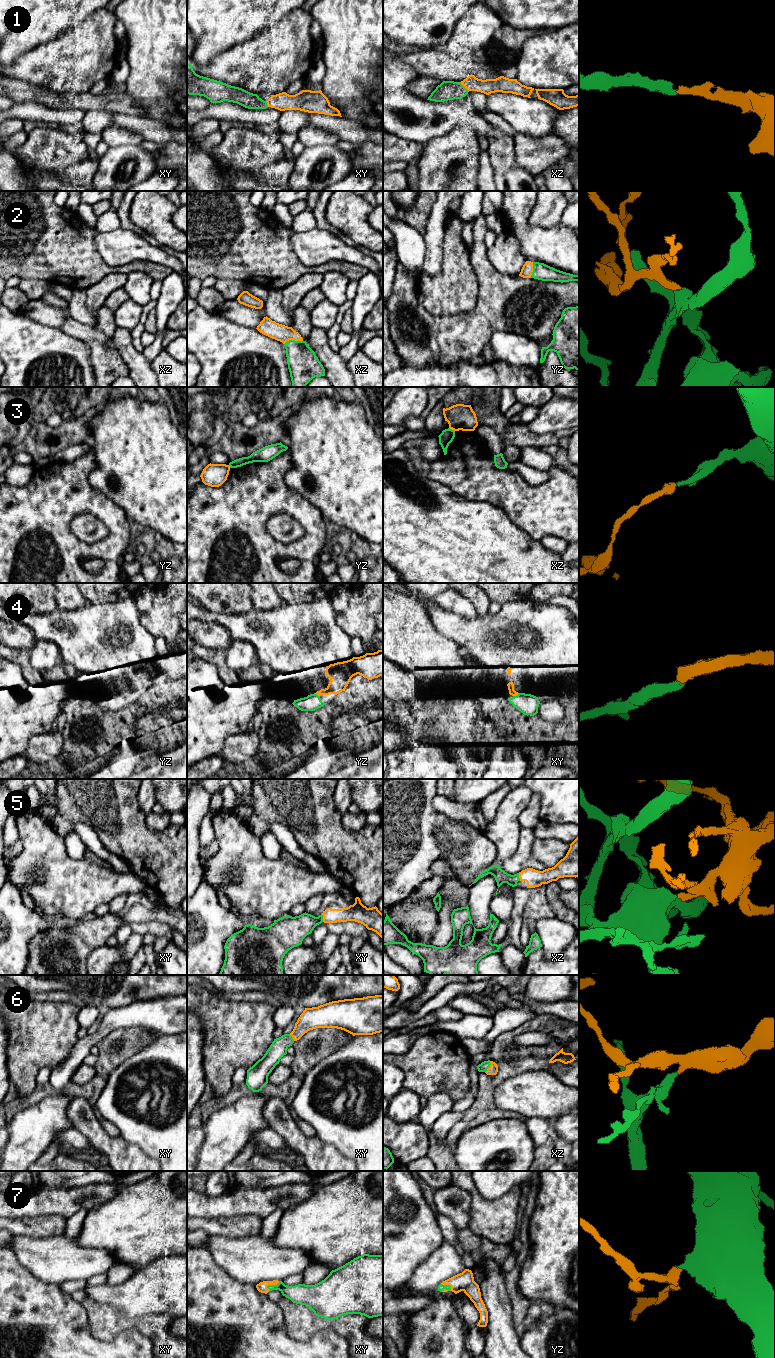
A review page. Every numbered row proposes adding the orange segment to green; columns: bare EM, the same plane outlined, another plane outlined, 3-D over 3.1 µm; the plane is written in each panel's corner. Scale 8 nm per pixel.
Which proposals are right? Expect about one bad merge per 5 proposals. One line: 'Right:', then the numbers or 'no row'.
Right: 1, 2, 4, 5, 6, 7

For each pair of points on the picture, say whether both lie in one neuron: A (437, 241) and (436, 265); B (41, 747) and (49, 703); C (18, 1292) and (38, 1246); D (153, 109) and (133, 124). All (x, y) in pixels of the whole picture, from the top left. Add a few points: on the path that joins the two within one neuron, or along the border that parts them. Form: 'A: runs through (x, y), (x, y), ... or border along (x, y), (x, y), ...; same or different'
A: runs through (436, 247), (436, 259); same
B: border along (54, 728), (48, 732), (35, 734), (25, 749); different
C: border along (13, 1251), (17, 1260), (24, 1267), (47, 1283); different
D: border along (146, 116), (158, 119), (168, 125); different

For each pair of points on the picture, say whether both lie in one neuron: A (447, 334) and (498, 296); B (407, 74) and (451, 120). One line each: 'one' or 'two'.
A: one
B: one

